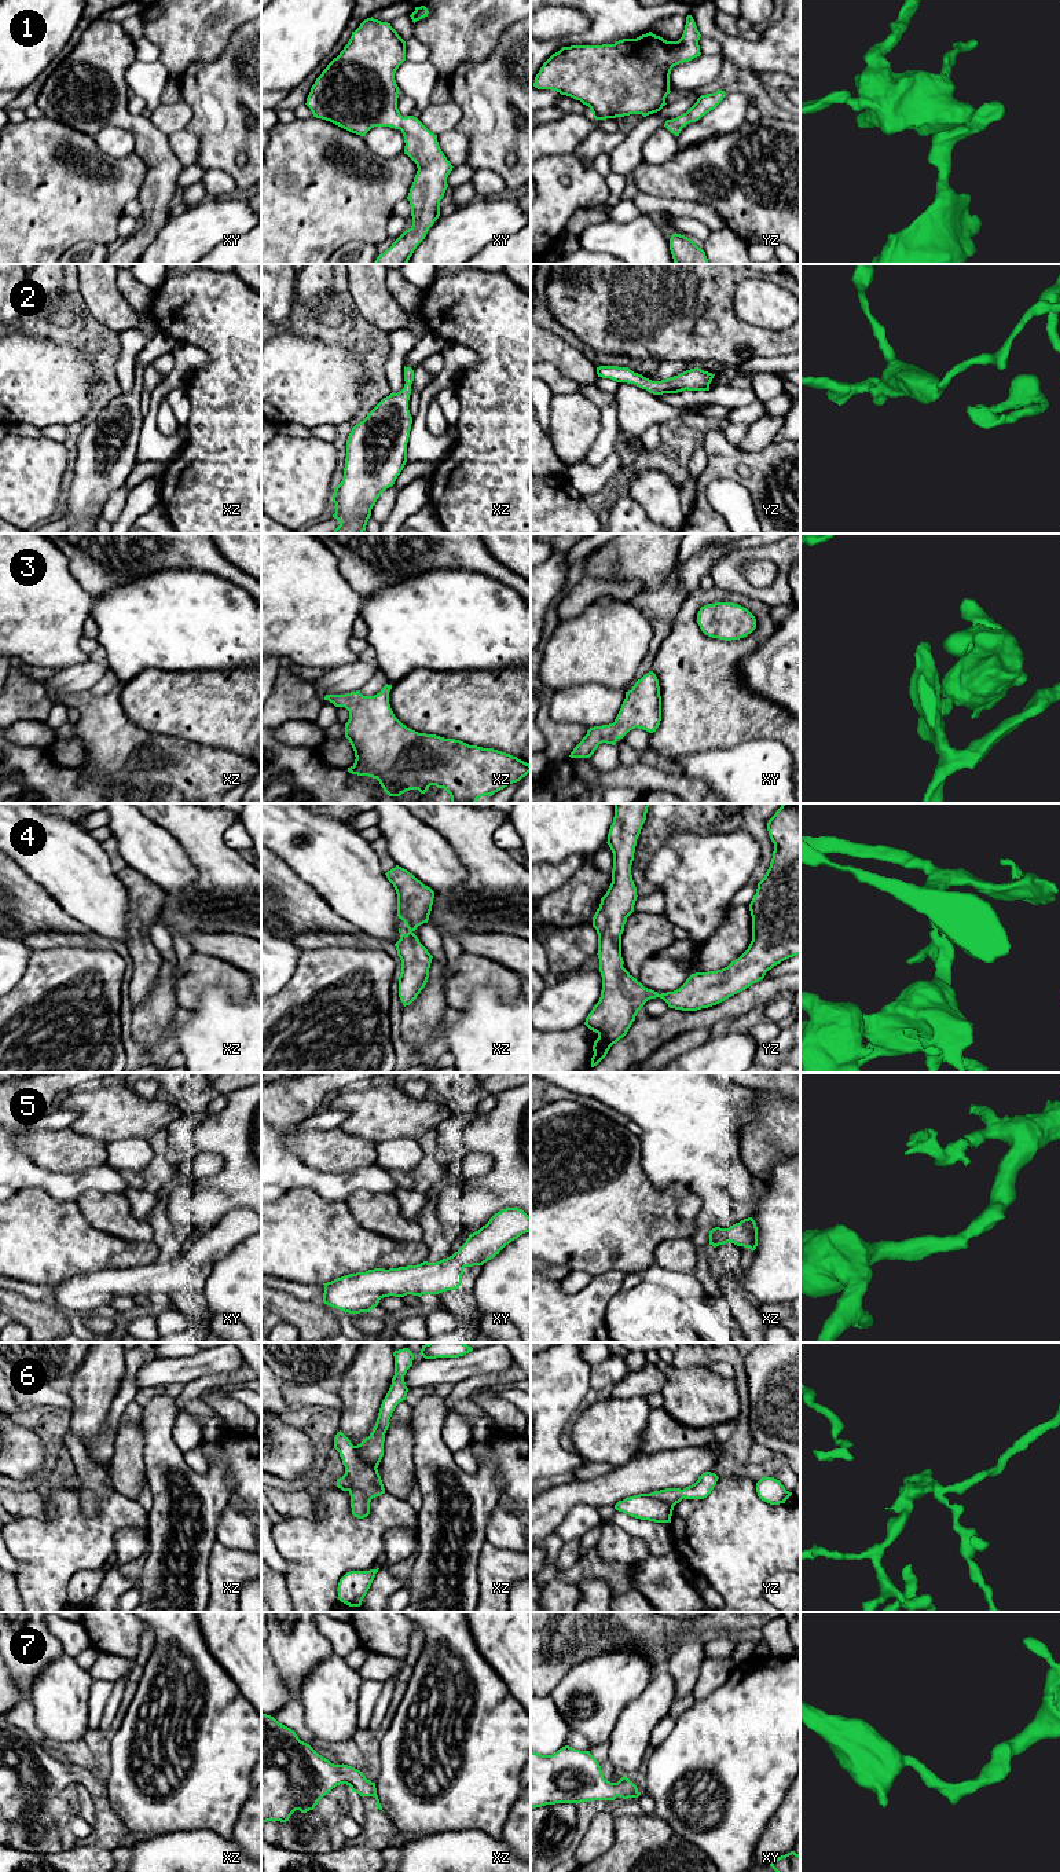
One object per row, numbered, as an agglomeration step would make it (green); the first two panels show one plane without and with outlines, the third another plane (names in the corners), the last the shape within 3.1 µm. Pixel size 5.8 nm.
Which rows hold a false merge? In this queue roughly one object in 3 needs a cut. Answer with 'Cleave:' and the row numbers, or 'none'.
Cleave: 6

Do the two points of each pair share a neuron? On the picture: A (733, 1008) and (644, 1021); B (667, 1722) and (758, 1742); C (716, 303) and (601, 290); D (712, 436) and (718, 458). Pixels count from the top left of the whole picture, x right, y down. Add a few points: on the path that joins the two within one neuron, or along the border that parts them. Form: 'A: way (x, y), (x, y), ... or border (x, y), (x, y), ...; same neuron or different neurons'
A: way (711, 1015), (700, 1019), (666, 1022); same neuron
B: border (677, 1720), (672, 1731), (653, 1748); different neurons
C: way (689, 315), (685, 319), (660, 321), (630, 295); same neuron
D: way (715, 442), (718, 453); same neuron

